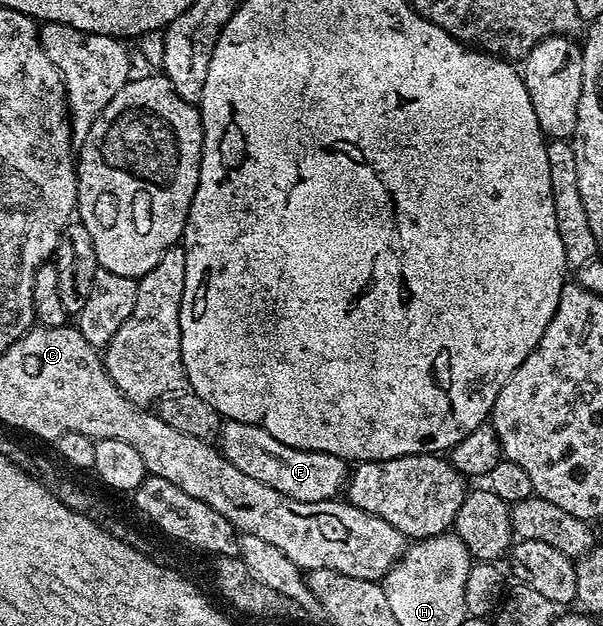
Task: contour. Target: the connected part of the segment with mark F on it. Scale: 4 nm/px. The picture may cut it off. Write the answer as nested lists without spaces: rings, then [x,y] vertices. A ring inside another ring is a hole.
[[[226,420],[220,428],[221,440],[220,451],[228,458],[228,462],[232,462],[232,466],[264,482],[264,486],[272,486],[272,490],[280,490],[280,494],[296,498],[296,502],[333,500],[348,483],[347,461],[336,454],[284,446],[284,442],[276,442],[268,430],[255,424]]]

